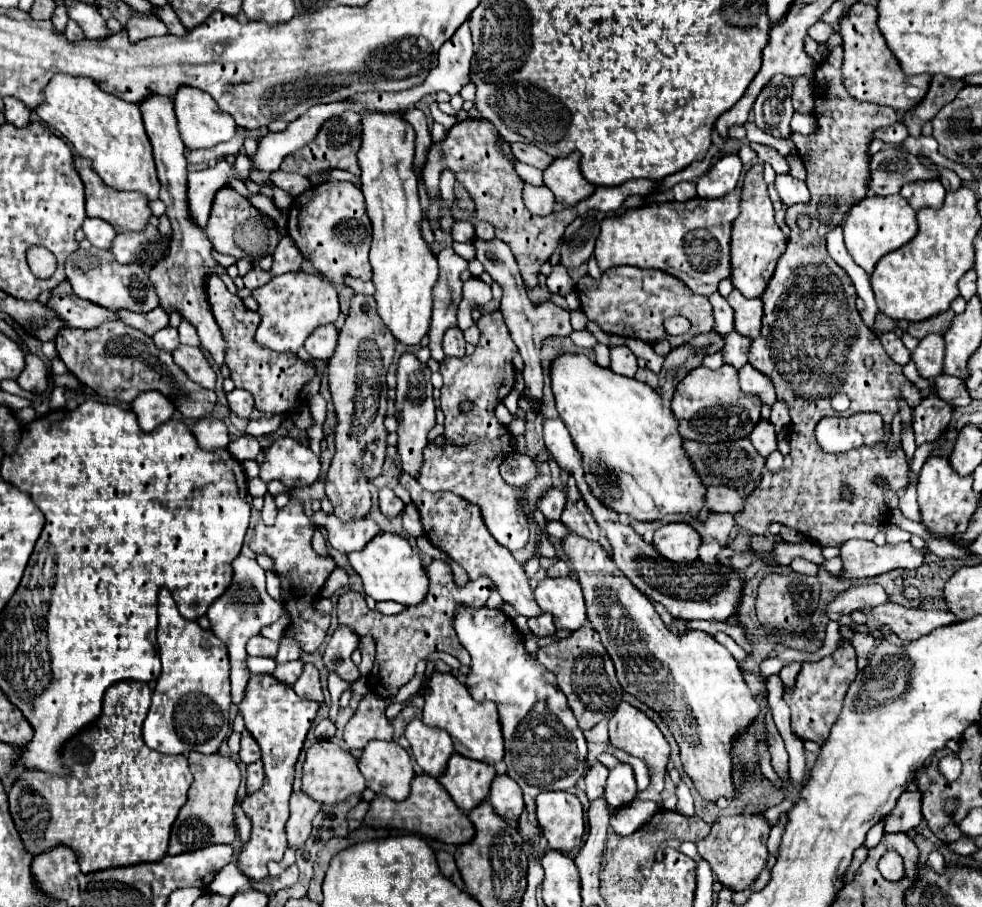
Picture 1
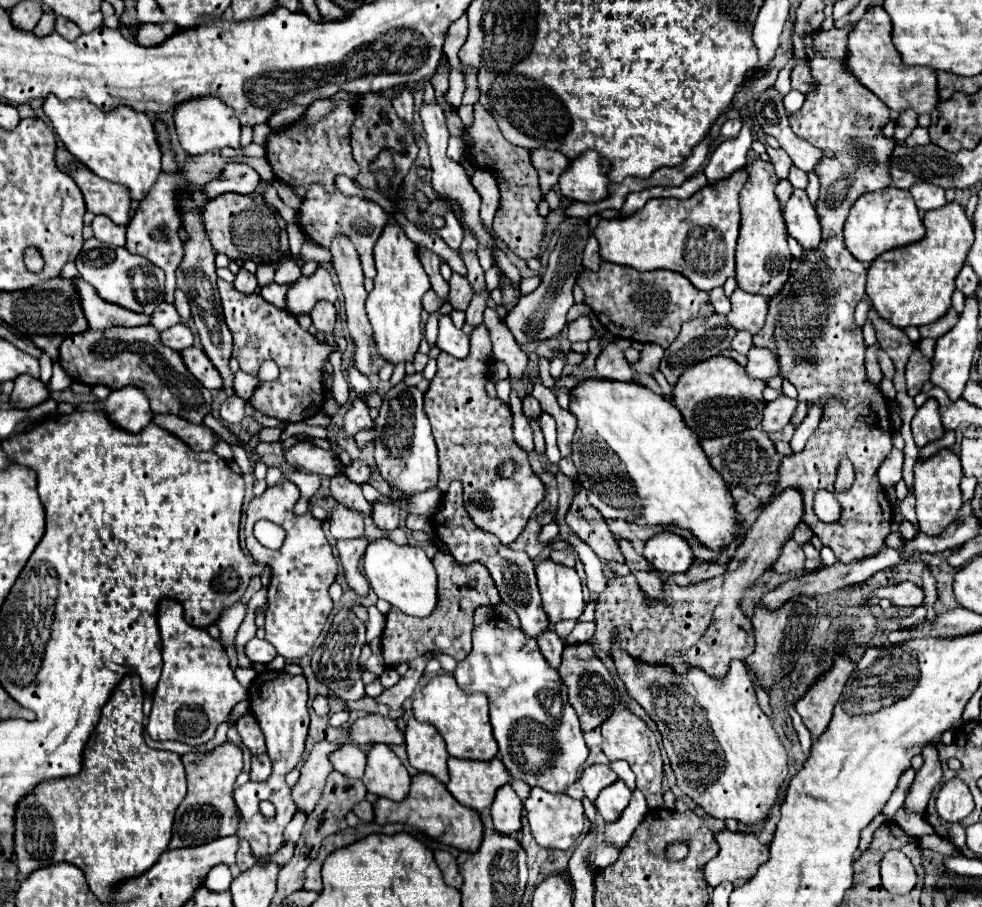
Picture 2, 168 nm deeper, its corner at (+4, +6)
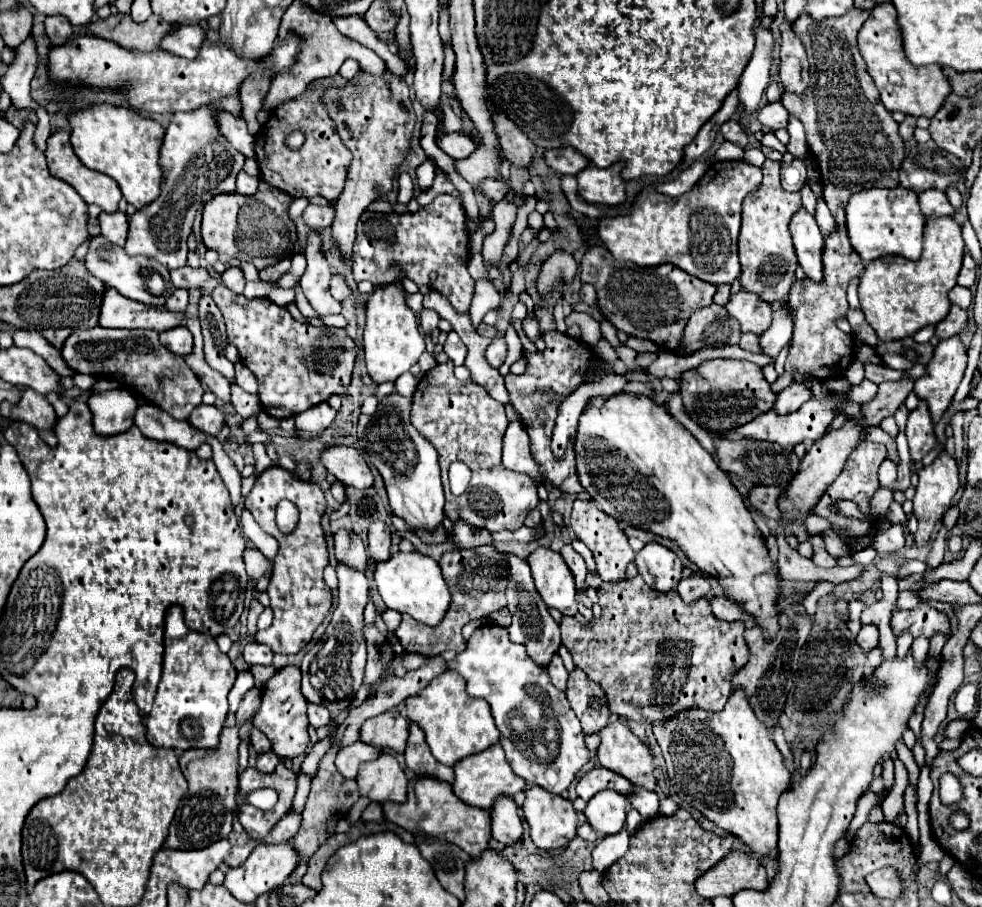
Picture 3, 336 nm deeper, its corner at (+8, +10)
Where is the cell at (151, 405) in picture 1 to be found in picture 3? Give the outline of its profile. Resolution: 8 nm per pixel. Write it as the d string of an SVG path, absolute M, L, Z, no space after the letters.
M116 388L88 398L92 410L92 424L98 434L122 434L134 424L134 412L138 408L138 398L126 390Z

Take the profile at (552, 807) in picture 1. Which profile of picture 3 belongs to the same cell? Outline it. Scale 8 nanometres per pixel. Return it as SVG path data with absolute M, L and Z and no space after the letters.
M532 786L526 792L524 818L530 824L532 842L542 850L564 848L574 840L578 828L578 814L572 800L550 794L544 788Z

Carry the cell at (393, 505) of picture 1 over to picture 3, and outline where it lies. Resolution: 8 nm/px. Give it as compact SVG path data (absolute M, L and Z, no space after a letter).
M376 520L370 524L368 530L368 552L370 556L380 562L390 556L390 528L386 522Z

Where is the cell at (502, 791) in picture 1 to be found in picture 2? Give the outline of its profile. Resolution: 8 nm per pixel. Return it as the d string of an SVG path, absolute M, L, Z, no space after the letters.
M506 784L502 790L496 792L490 814L492 814L494 830L498 830L500 834L512 836L512 834L520 832L520 828L522 828L522 822L520 822L522 820L522 800L516 796L516 792L512 790L510 784Z

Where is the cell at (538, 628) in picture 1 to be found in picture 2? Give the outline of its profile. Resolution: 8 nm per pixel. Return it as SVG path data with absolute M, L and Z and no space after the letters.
M548 630L548 632L542 634L542 638L536 638L536 640L538 640L542 654L548 658L550 666L558 668L558 664L562 662L562 650L564 650L564 644L558 638L558 634L554 630Z

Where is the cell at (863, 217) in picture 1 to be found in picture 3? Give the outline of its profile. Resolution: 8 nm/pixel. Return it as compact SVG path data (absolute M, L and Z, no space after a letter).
M902 186L862 190L846 206L846 232L852 248L864 262L872 262L884 254L902 254L910 260L920 258L924 222L926 218L918 208L918 194Z

